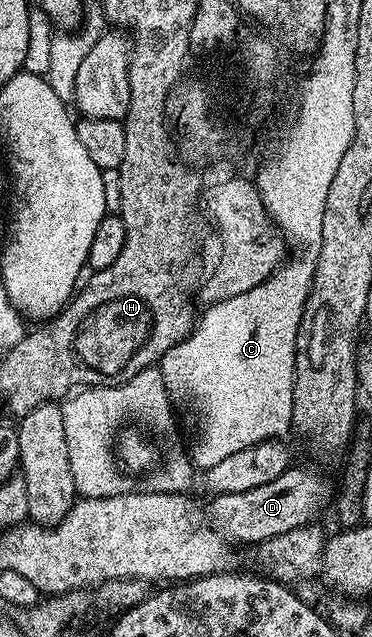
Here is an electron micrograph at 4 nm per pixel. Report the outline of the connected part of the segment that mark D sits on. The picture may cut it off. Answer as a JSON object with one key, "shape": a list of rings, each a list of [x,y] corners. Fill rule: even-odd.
{"shape":[[[291,465],[287,471],[280,473],[276,481],[268,485],[260,485],[256,489],[247,489],[244,493],[224,493],[215,495],[209,500],[208,523],[223,539],[233,541],[239,539],[242,543],[257,545],[266,539],[280,537],[280,533],[288,533],[288,529],[304,527],[315,522],[314,519],[322,511],[322,506],[329,504],[332,499],[332,487],[330,483],[314,467],[298,467]]]}

